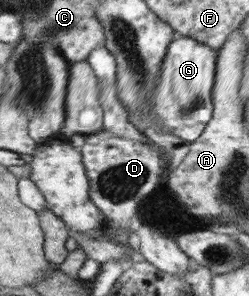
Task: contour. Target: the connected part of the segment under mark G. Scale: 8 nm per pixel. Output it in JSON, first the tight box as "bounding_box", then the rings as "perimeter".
{"bounding_box":[148,36,217,143],"perimeter":[[[175,36],[168,45],[161,62],[161,72],[154,91],[148,99],[148,112],[160,118],[164,130],[172,130],[176,138],[191,143],[202,136],[204,128],[211,120],[213,104],[211,92],[215,77],[217,51],[188,36]]]}

